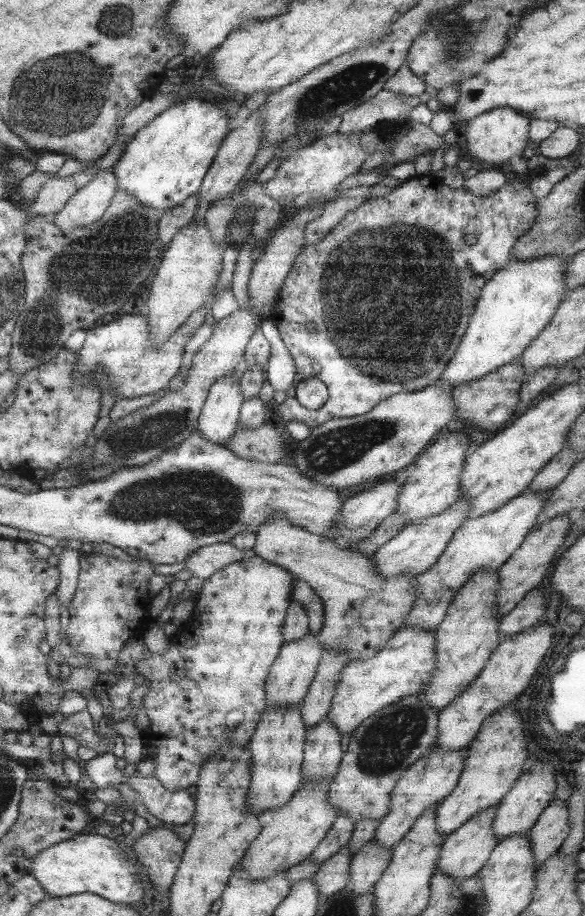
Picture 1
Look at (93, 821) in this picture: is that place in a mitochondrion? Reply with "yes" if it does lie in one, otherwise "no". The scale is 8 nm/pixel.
no

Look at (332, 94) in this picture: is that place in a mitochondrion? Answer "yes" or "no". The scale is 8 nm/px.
yes

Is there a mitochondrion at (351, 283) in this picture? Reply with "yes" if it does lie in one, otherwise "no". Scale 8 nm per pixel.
yes

